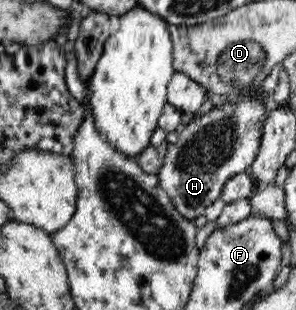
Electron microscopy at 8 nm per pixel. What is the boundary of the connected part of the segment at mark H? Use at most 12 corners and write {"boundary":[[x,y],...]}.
{"boundary":[[258,97],[189,123],[168,146],[160,188],[192,220],[248,172]]}

